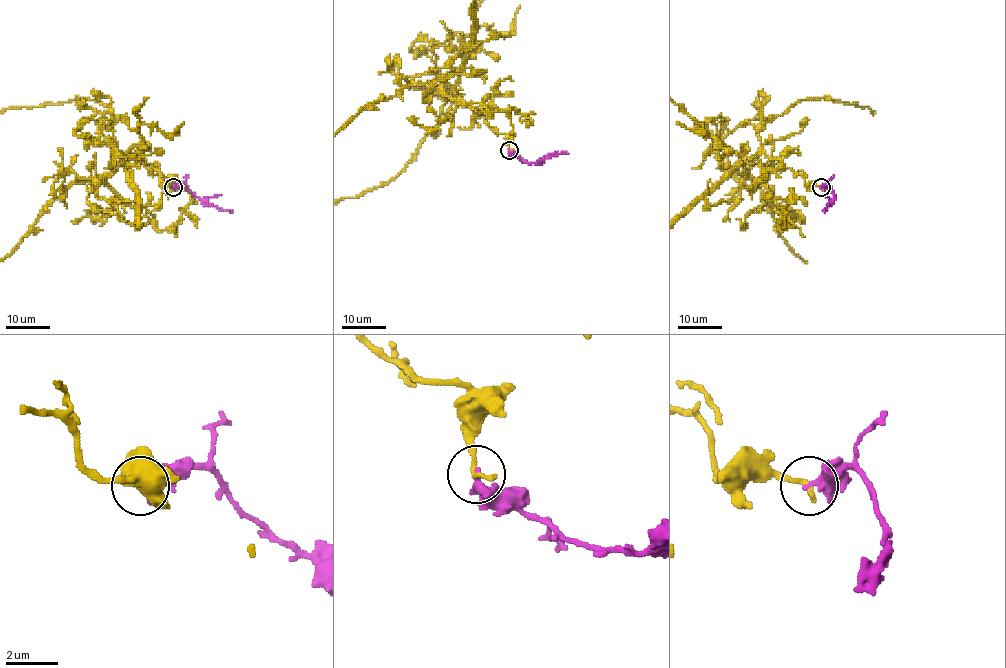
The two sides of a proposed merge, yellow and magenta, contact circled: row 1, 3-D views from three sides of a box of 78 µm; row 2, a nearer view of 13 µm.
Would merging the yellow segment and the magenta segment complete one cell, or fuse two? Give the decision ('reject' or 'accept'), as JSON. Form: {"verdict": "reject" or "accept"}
{"verdict": "reject"}

